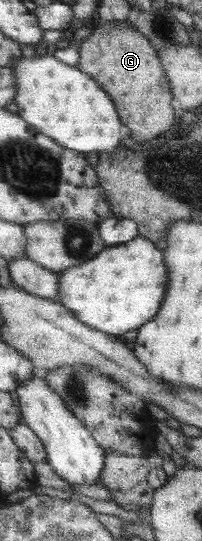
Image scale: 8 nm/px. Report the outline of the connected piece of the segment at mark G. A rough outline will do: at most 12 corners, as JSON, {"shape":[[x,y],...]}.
{"shape":[[103,20],[77,66],[117,103],[137,143],[177,121],[158,49]]}

